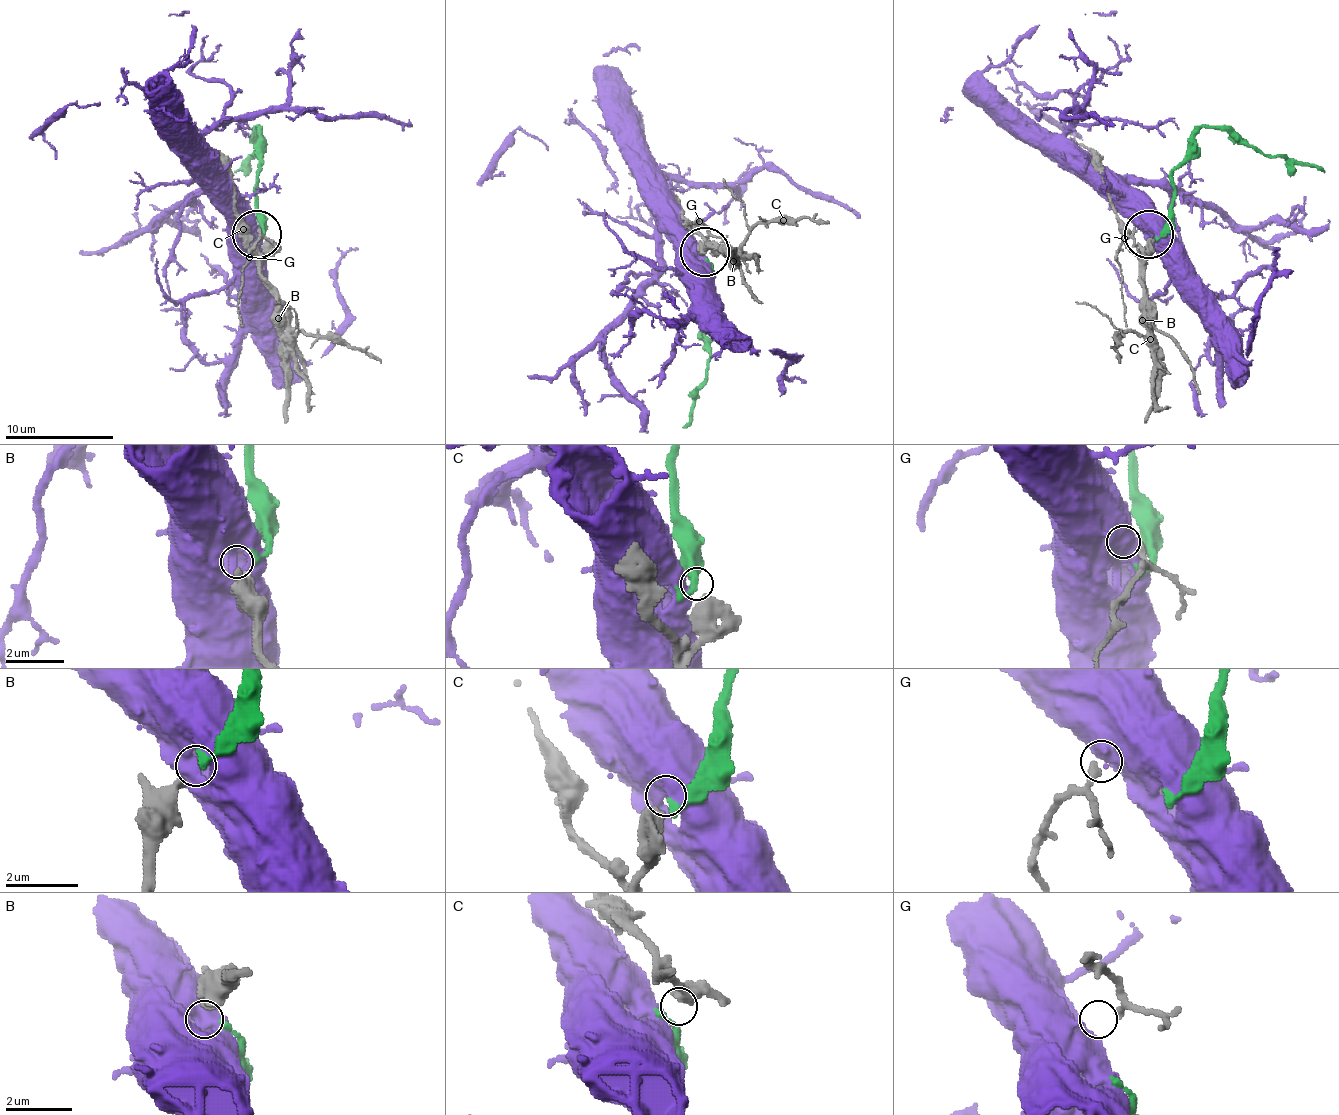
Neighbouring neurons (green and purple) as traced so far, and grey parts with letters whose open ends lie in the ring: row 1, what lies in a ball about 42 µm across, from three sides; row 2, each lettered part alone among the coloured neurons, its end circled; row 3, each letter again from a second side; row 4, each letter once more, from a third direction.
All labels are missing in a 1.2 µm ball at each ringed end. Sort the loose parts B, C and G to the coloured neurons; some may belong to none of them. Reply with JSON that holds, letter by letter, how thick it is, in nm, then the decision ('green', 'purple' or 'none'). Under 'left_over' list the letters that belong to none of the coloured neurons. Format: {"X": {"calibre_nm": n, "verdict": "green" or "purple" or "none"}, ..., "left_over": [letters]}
{"B": {"calibre_nm": 320, "verdict": "green"}, "C": {"calibre_nm": 550, "verdict": "none"}, "G": {"calibre_nm": 180, "verdict": "purple"}, "left_over": ["C"]}

